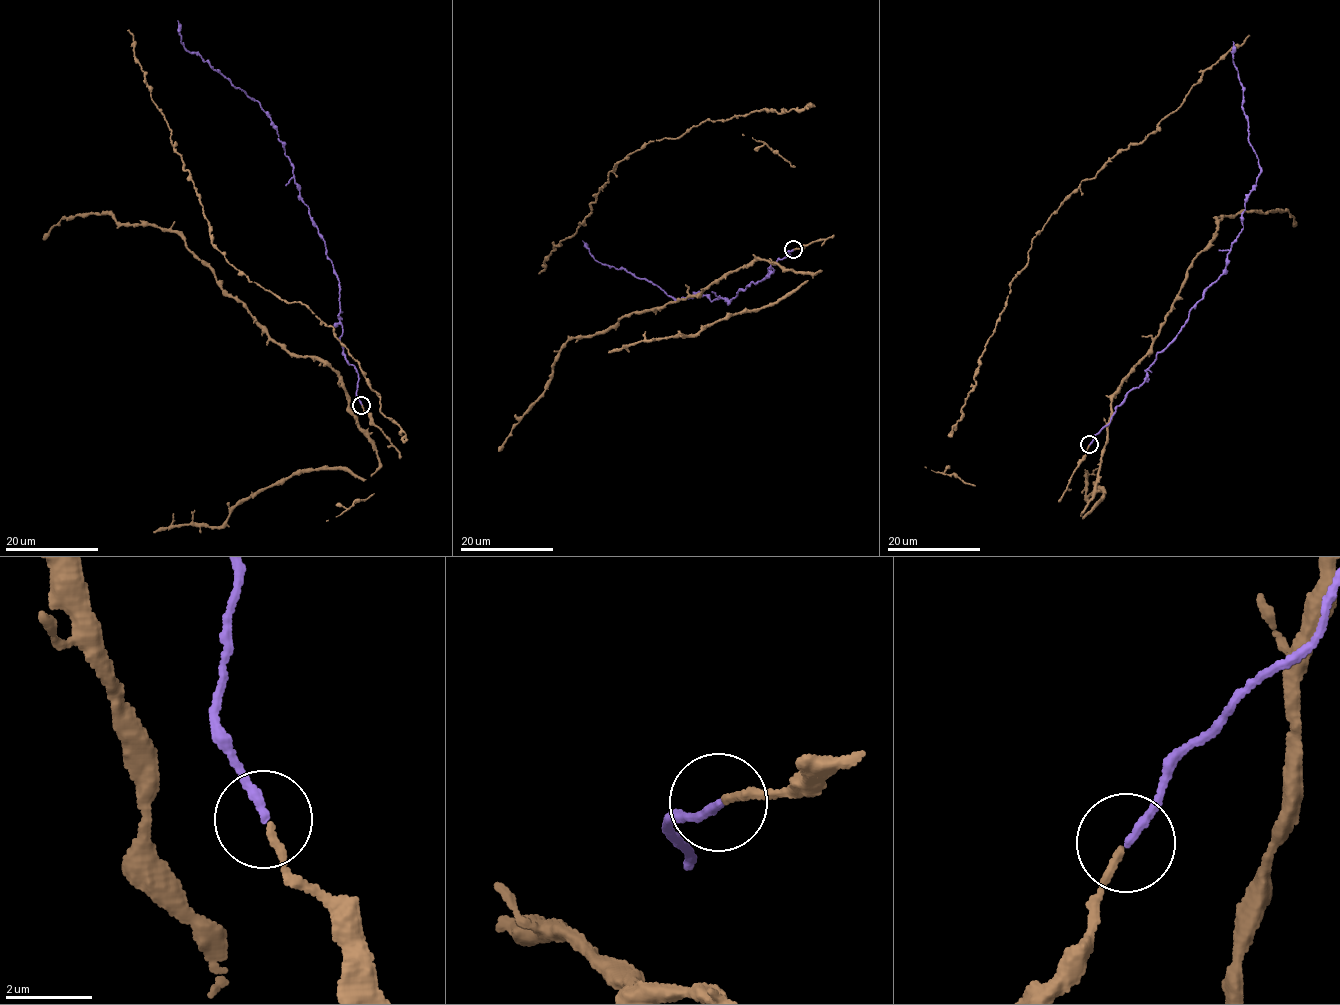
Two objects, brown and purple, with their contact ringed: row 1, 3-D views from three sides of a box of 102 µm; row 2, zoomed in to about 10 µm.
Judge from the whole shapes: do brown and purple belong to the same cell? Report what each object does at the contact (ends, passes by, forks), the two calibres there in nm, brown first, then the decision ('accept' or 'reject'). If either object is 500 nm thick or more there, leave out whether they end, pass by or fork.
brown ends; purple ends; calibres 160 and 200 nm; accept

